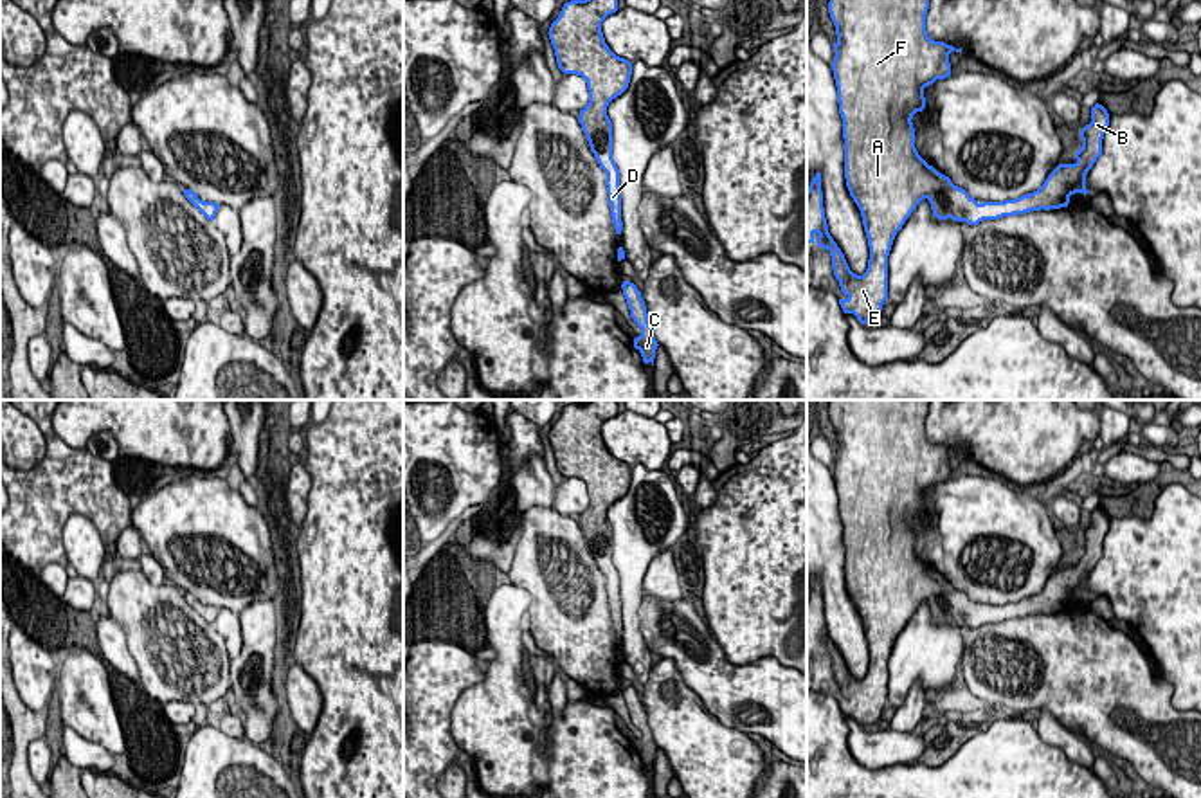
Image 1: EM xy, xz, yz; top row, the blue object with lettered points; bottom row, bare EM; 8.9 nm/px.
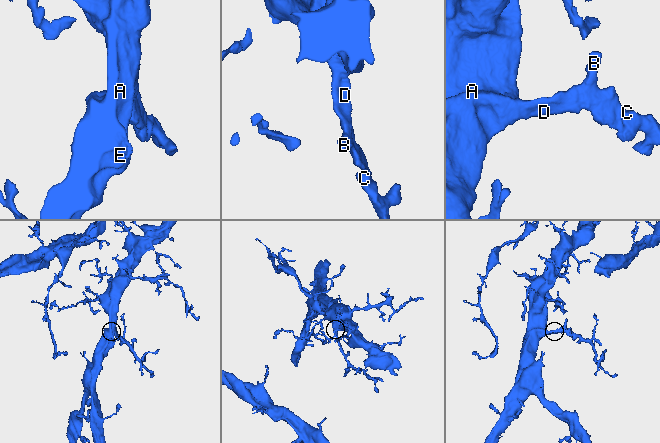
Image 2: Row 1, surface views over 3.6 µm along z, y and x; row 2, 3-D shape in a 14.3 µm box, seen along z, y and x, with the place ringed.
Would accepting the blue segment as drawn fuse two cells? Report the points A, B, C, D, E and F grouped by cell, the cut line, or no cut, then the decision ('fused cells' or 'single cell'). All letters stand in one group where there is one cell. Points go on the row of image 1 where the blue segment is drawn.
groups A B C D E F; cut none; single cell

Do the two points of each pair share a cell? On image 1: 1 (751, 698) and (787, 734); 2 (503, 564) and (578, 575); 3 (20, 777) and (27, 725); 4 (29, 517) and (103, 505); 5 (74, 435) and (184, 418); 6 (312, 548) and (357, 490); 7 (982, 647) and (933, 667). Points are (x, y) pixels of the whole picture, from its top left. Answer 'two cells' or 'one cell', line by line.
1: one cell
2: two cells
3: one cell
4: one cell
5: one cell
6: one cell
7: two cells

